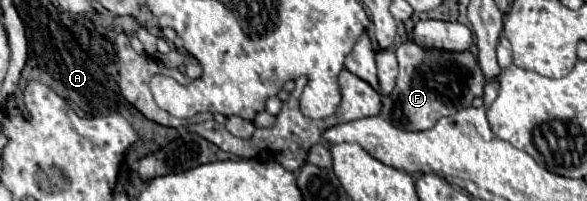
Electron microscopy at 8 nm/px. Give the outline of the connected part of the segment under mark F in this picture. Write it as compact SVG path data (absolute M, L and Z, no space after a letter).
M404 41L396 45L398 57L398 79L394 91L388 95L392 103L384 103L382 117L394 127L406 131L424 131L432 129L440 117L454 115L472 105L476 97L484 95L484 73L478 65L478 59L470 51L444 51L444 49L426 49L416 41Z

